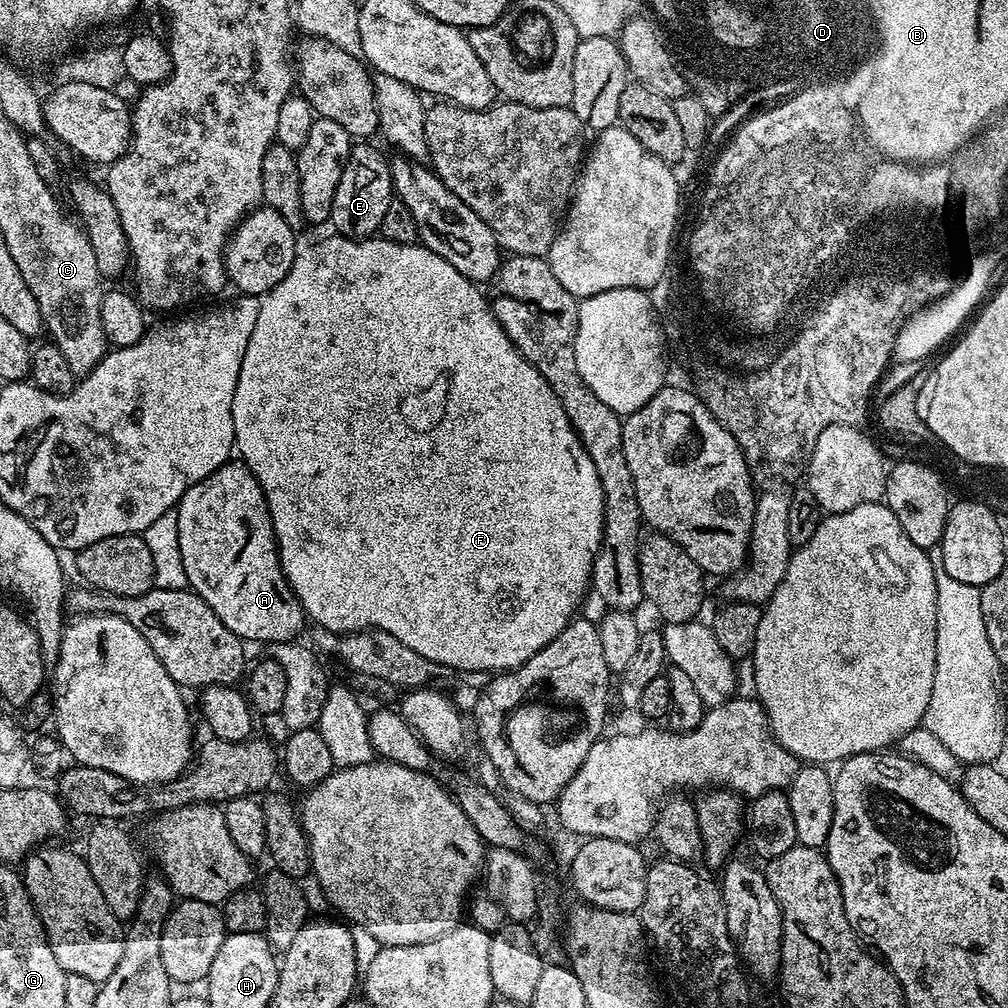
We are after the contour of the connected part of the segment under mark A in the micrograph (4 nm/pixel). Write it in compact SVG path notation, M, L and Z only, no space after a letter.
M243 462L222 465L214 470L214 474L202 478L202 482L190 486L186 494L182 494L175 510L178 514L178 542L188 588L197 592L206 606L218 614L222 626L245 642L261 640L264 646L295 641L306 628L304 607L298 602L280 568L280 551L276 549L276 535L268 503L252 471Z

